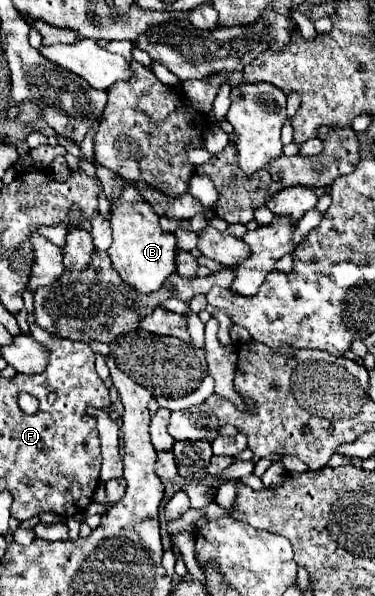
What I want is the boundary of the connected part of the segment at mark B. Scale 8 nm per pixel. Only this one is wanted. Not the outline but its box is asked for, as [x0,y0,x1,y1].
[106,183,176,293]

